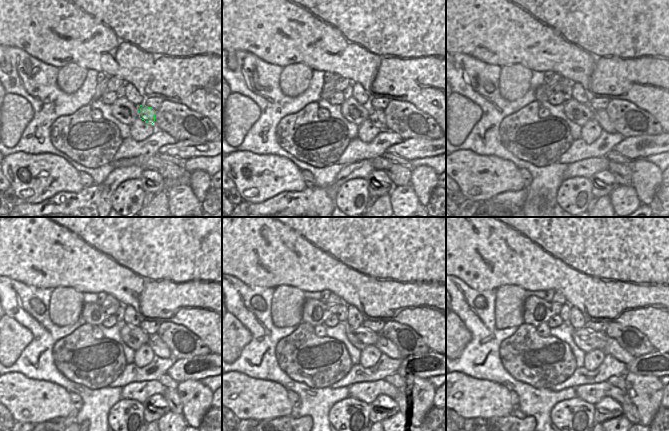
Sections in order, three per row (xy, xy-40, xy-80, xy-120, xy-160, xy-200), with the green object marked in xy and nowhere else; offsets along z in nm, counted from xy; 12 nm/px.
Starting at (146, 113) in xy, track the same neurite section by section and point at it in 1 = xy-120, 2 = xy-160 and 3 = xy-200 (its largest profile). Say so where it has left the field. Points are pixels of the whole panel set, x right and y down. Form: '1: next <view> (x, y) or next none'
1: next xy-120 (160, 349)
2: next xy-160 (383, 344)
3: next xy-200 (612, 347)

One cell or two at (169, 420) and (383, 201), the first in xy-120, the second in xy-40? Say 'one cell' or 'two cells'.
two cells

